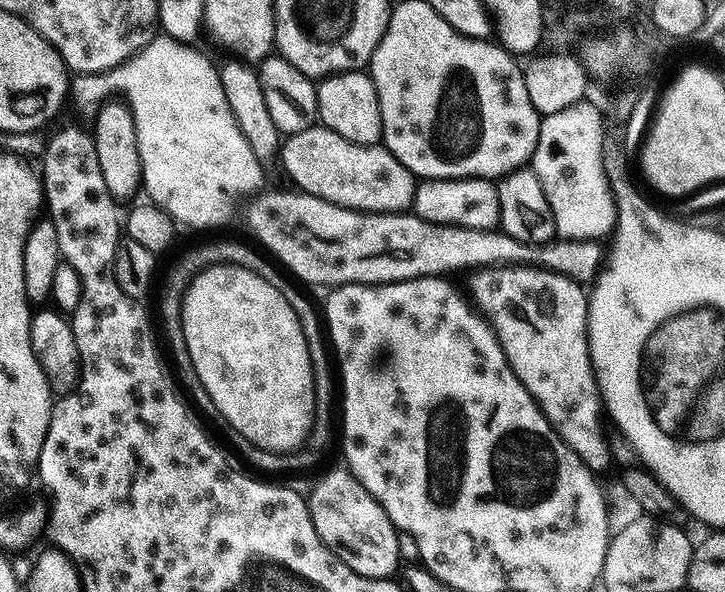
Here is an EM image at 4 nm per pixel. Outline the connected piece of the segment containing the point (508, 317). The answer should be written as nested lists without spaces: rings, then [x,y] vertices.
[[[474,262],[471,269],[472,300],[480,307],[508,365],[522,386],[537,401],[540,411],[555,431],[582,454],[580,463],[598,473],[608,464],[608,440],[605,433],[596,436],[588,424],[576,428],[576,404],[580,408],[602,408],[600,393],[588,357],[588,297],[576,292],[572,279],[562,273],[535,264],[487,264]]]

